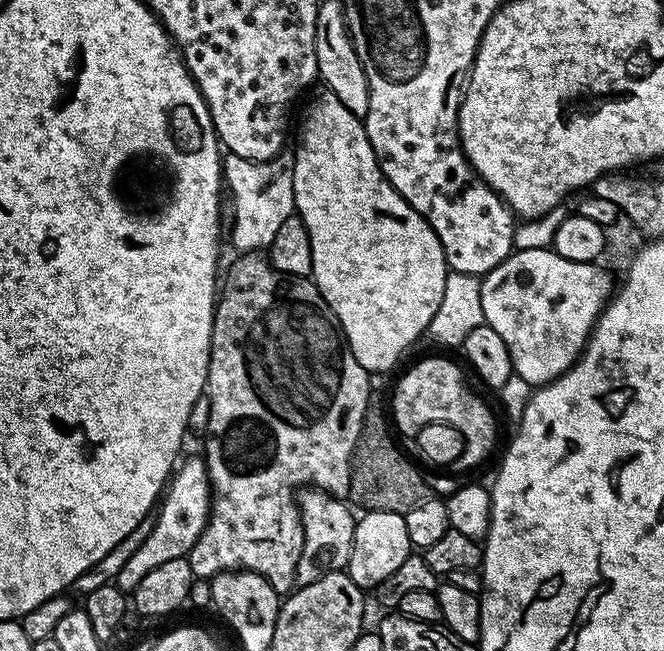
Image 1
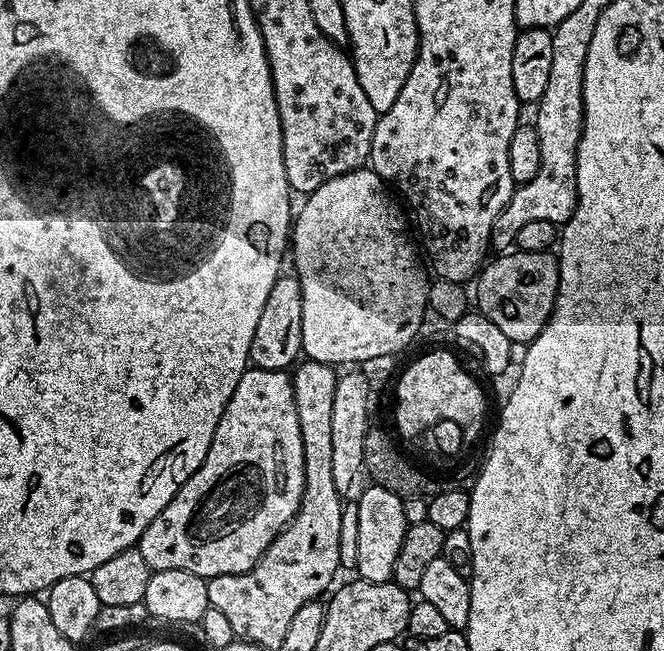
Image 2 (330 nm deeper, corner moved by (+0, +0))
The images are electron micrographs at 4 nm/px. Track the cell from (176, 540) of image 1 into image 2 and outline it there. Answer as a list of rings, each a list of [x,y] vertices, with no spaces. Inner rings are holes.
[[[250,366],[242,374],[242,378],[238,378],[238,386],[234,386],[234,394],[230,394],[230,398],[226,402],[226,410],[214,430],[214,438],[210,442],[210,450],[206,450],[206,458],[202,462],[202,466],[198,466],[198,470],[194,470],[191,478],[177,490],[171,502],[162,509],[158,514],[158,518],[154,518],[154,522],[150,522],[150,526],[146,526],[146,530],[140,536],[138,547],[142,558],[146,558],[146,566],[151,568],[153,572],[190,570],[190,574],[198,574],[205,578],[242,574],[260,561],[262,554],[270,546],[270,542],[274,542],[276,535],[292,521],[293,516],[300,508],[305,487],[302,430],[300,429],[298,410],[294,402],[291,375],[287,371],[275,372],[274,370],[262,370]]]

